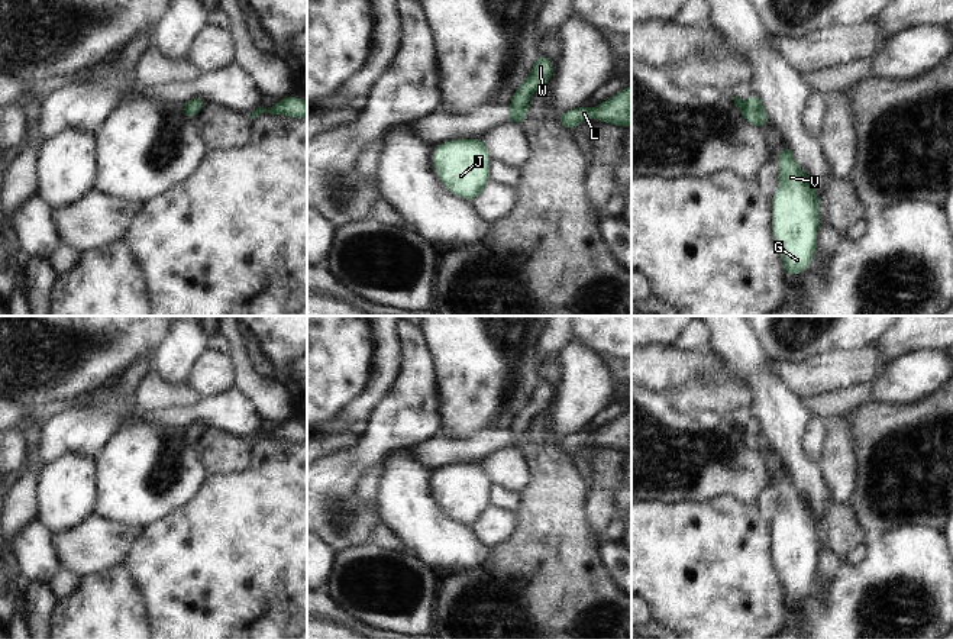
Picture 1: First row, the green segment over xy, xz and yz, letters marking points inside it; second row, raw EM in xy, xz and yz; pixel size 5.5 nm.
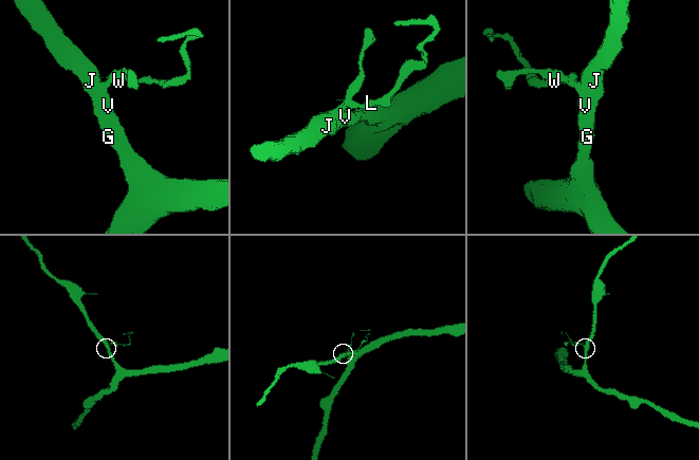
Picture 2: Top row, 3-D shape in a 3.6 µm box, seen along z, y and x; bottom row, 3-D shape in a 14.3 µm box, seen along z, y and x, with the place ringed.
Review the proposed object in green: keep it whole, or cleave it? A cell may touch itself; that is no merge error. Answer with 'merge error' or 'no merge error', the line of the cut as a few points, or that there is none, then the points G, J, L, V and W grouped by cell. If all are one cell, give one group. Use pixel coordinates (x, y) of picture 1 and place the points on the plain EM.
merge error | yz (745, 426), (752, 433), (763, 433) | G J V W / L

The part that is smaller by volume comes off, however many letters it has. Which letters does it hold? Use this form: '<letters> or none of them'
L

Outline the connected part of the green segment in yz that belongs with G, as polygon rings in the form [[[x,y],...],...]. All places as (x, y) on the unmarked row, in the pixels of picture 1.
[[[785,468],[776,483],[779,514],[771,527],[771,552],[785,591],[785,601],[805,597],[817,575],[820,523],[814,509],[794,485],[792,472]]]

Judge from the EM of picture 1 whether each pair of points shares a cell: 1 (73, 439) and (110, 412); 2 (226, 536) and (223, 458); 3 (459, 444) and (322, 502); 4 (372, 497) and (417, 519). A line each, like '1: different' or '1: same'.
1: same
2: different
3: different
4: different

